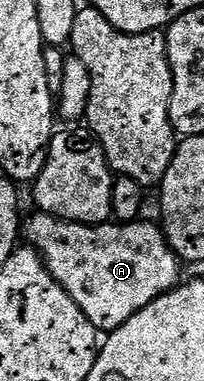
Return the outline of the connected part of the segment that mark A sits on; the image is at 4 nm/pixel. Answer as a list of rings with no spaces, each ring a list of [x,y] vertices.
[[[34,211],[24,221],[24,237],[31,246],[37,247],[46,268],[66,289],[67,295],[84,311],[84,315],[100,331],[119,329],[132,315],[144,311],[160,295],[164,295],[179,284],[183,266],[165,233],[157,224],[141,220],[129,223],[103,223],[101,225],[79,225],[77,221],[64,221],[50,213]]]

